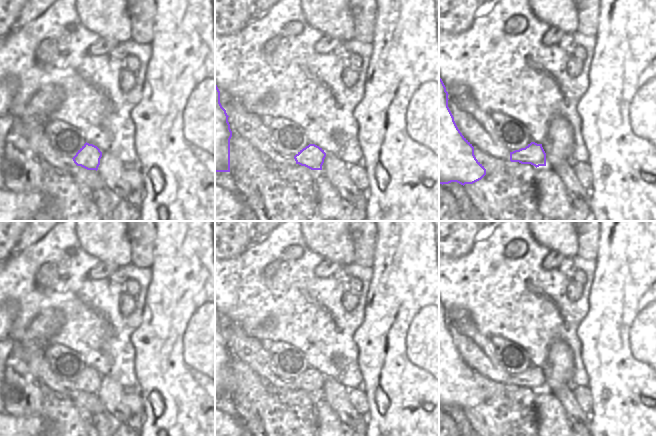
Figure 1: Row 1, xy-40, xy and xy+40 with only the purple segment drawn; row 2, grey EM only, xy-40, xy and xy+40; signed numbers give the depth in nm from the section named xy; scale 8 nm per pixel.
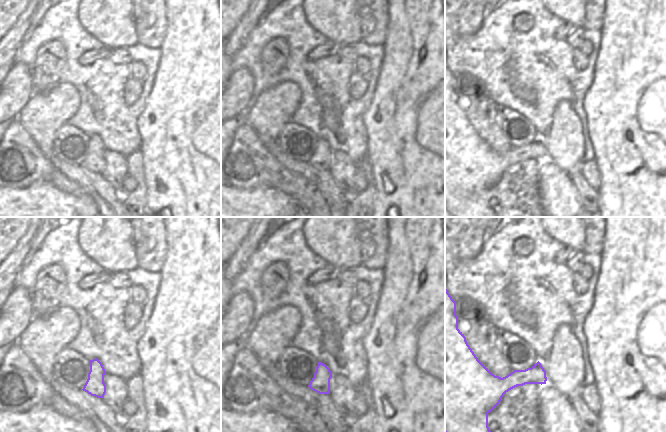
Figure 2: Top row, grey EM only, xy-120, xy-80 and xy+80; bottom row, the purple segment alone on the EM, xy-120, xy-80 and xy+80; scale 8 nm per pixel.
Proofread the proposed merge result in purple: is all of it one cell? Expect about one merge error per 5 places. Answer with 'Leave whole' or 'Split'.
Leave whole

